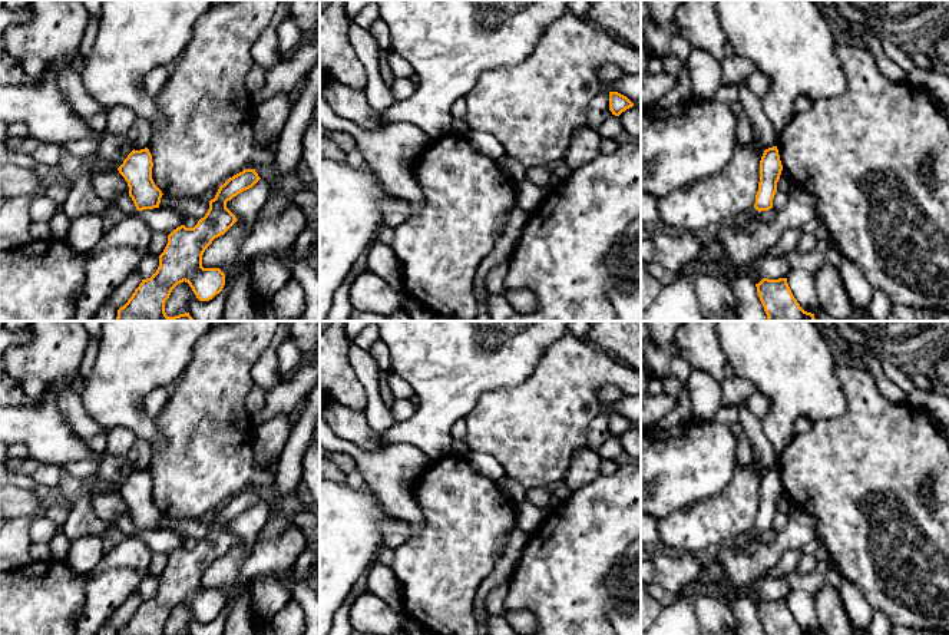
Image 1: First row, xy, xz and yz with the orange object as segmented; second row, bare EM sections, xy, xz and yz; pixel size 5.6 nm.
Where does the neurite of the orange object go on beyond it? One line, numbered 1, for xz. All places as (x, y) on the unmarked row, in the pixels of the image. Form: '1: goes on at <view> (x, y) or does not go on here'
1: does not go on here

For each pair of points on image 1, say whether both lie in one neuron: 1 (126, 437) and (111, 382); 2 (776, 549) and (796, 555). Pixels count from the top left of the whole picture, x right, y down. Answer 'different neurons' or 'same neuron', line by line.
1: different neurons
2: different neurons

